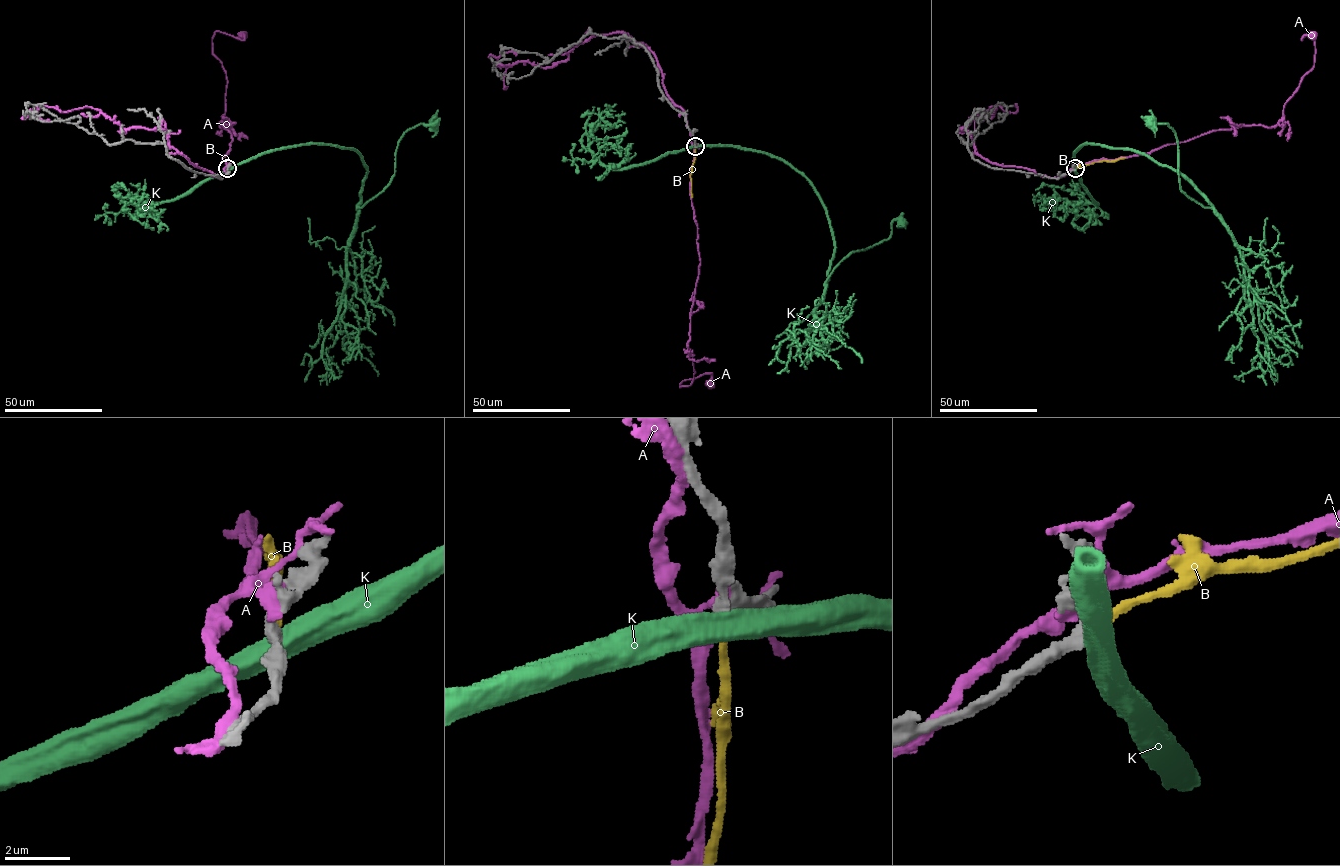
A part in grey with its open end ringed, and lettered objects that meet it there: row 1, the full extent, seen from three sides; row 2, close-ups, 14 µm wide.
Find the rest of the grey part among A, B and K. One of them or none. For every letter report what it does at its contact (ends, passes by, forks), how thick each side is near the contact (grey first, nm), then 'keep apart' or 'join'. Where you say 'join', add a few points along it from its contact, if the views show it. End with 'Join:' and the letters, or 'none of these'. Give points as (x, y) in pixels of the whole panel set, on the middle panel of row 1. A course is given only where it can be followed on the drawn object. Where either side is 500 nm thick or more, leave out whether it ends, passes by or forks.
A: 400 nm thick on the grey side, 500 nm on the other; keep apart
B: it ends there; 340 nm thick on the grey side, 280 nm on the other; join; it runs (695, 146), (690, 175), (692, 197)
K: 360 nm thick on the grey side, 600 nm on the other; keep apart
Join: B

